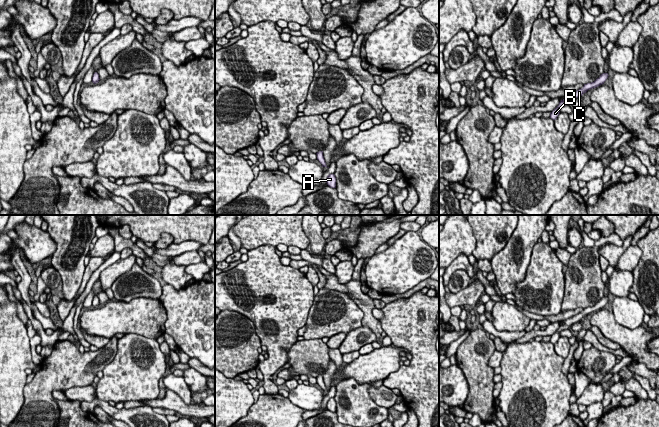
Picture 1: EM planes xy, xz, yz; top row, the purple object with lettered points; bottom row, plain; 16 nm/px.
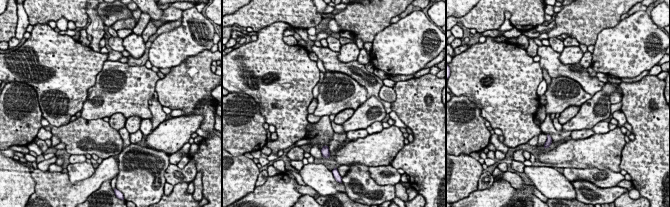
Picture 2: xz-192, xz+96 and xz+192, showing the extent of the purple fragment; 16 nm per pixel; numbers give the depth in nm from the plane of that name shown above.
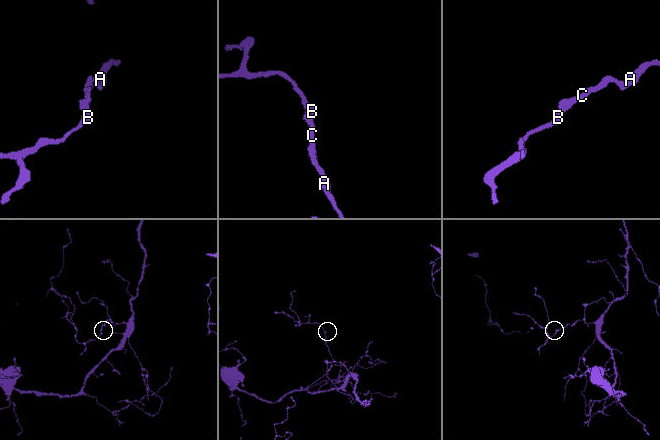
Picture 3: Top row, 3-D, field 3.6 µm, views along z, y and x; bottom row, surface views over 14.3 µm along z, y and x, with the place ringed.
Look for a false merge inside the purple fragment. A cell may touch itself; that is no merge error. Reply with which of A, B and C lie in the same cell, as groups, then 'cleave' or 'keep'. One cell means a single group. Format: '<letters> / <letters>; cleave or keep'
A / B C; cleave

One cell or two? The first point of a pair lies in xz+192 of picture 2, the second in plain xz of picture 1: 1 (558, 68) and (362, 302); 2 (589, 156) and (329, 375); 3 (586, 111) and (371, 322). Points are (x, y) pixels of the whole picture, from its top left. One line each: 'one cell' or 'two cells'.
1: one cell
2: two cells
3: two cells

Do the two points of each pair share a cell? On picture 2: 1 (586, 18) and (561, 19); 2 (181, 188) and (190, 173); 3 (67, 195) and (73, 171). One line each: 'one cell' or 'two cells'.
1: one cell
2: two cells
3: two cells

